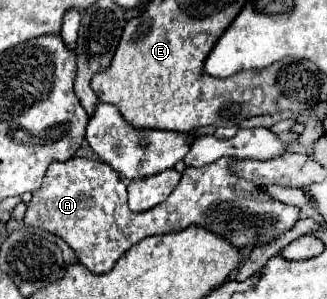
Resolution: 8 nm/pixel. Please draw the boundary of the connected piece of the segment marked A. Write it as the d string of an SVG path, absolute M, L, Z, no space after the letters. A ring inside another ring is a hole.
M223 156L213 164L201 168L185 168L177 188L169 198L149 212L131 212L127 208L127 188L115 170L103 166L99 160L71 158L69 162L51 162L43 178L43 186L33 192L27 204L25 224L63 238L93 274L107 274L117 258L133 244L147 236L179 232L185 226L201 226L219 238L225 238L239 250L251 246L265 246L291 230L299 220L297 206L283 206L283 212L271 214L273 208L263 204L277 204L269 194L261 192L249 180L231 172L233 158Z

